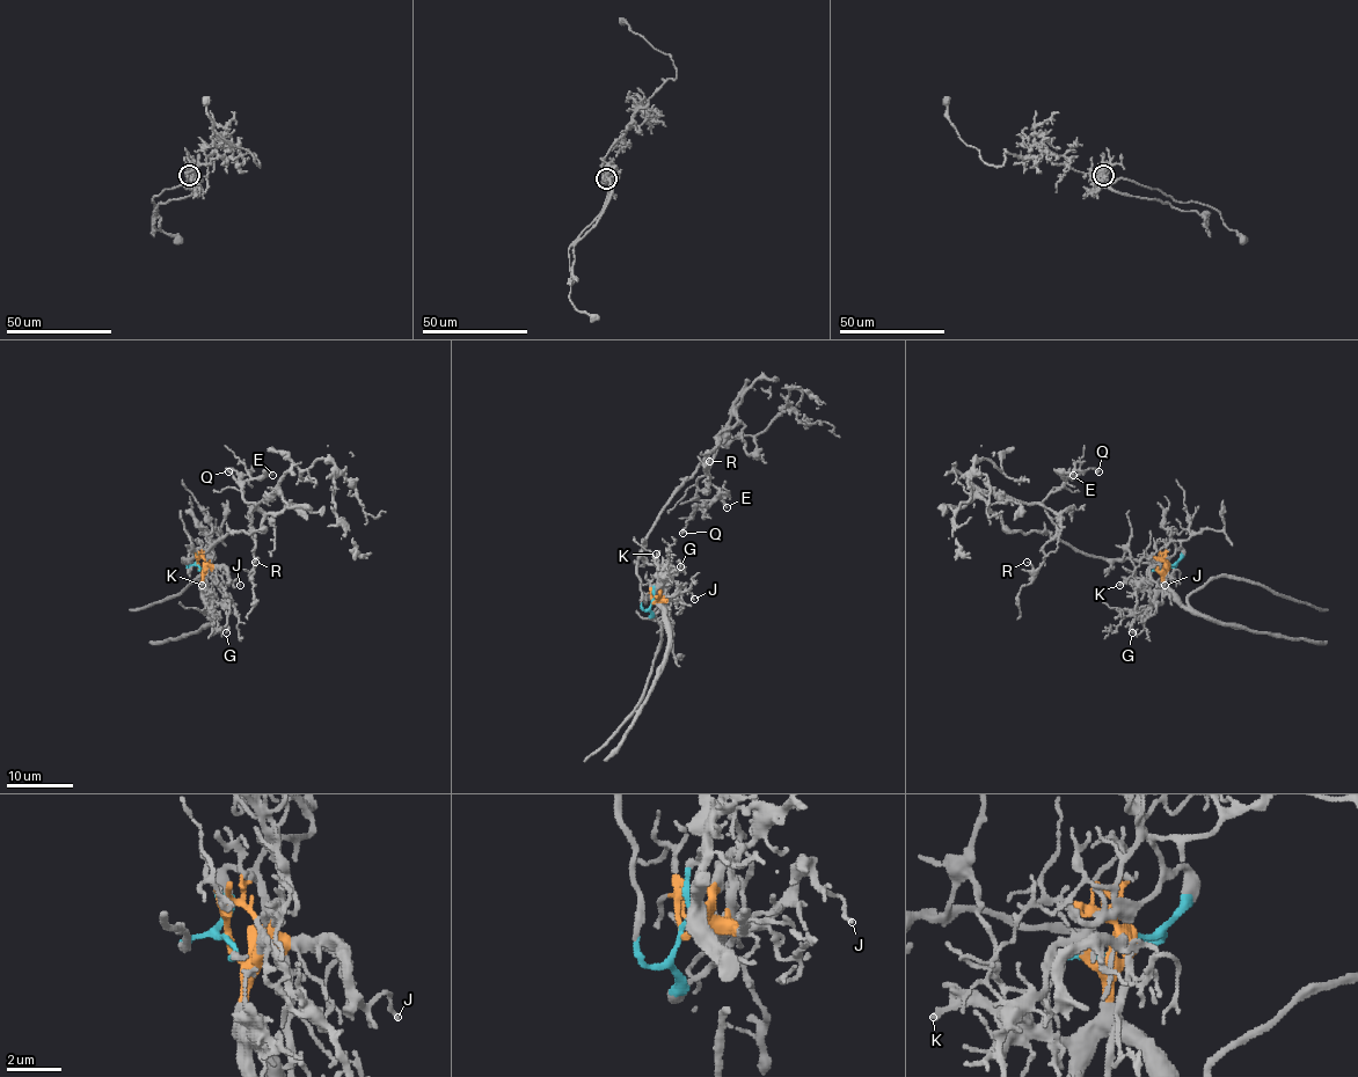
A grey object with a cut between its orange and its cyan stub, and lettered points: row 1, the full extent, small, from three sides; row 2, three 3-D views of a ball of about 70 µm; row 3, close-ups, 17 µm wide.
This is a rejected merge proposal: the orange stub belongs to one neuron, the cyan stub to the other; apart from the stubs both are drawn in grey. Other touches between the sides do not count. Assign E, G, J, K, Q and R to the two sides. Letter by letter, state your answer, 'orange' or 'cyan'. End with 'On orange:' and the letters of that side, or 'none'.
E: cyan
G: orange
J: orange
K: orange
Q: cyan
R: cyan
On orange: G, J, K

